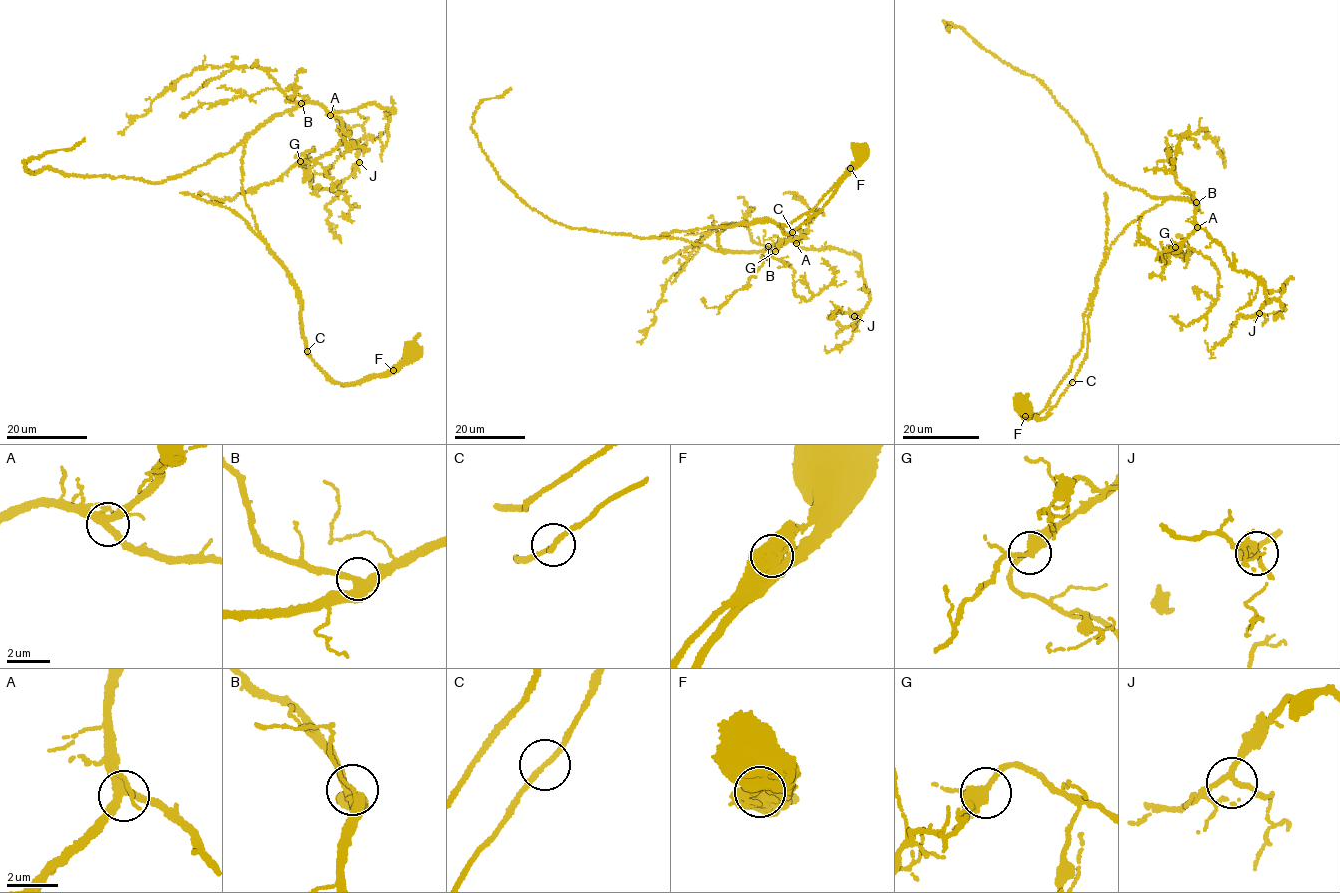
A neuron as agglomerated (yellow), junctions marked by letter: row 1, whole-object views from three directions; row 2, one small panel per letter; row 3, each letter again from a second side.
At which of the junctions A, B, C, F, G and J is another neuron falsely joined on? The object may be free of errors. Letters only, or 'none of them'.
F

